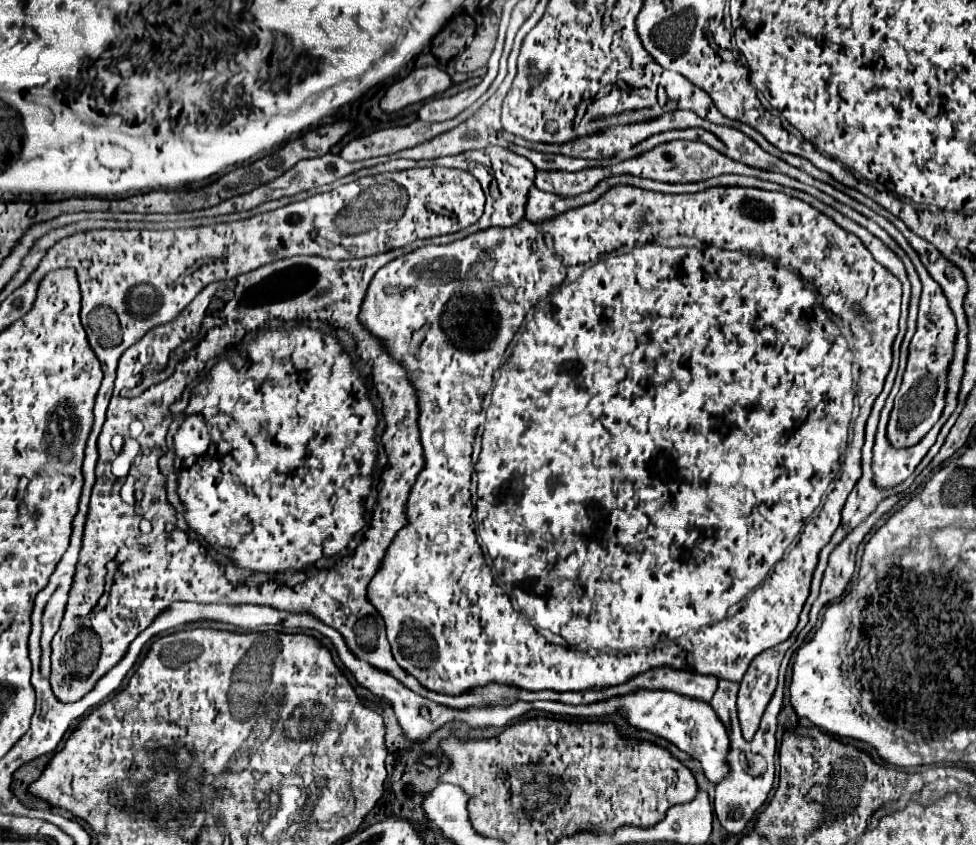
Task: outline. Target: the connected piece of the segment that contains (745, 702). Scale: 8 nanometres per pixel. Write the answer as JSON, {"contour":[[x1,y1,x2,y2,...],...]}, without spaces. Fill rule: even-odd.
{"contour":[[764,679,764,683,768,683,768,687,740,687,738,691,738,717,746,741,752,741,758,731,762,713,774,695,778,679]]}

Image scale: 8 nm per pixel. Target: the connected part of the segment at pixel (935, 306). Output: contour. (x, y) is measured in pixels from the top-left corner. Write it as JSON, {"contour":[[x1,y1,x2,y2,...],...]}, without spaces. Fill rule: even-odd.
{"contour":[[908,247,908,257,916,259,914,267,918,271,918,277,922,281,922,297,920,297,920,307,918,307,918,323,916,323,916,333,910,343,910,355,908,355,908,365,906,367,928,367,928,379,936,375,940,379,940,387,946,387,946,369,952,361,952,345,954,345,954,335,956,335,956,323,954,315,948,307,948,301,940,289,940,285,928,275,924,269,918,253]]}

